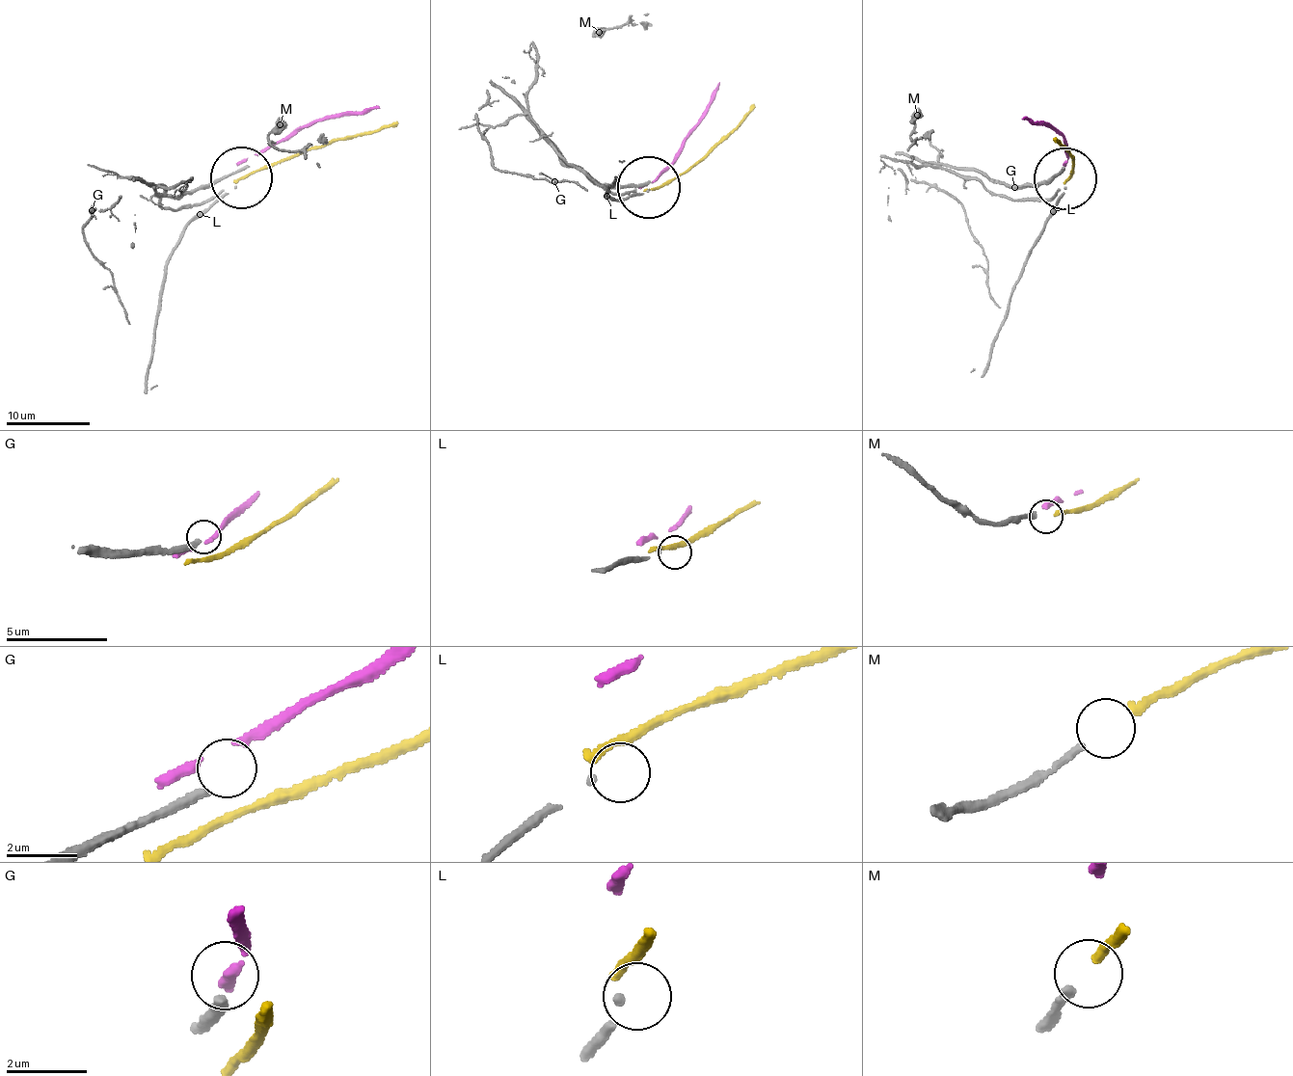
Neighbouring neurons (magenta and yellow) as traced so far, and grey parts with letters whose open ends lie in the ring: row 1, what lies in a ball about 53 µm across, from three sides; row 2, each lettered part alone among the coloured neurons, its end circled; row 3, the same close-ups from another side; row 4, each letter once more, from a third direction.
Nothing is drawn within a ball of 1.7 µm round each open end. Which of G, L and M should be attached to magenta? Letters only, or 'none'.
none

